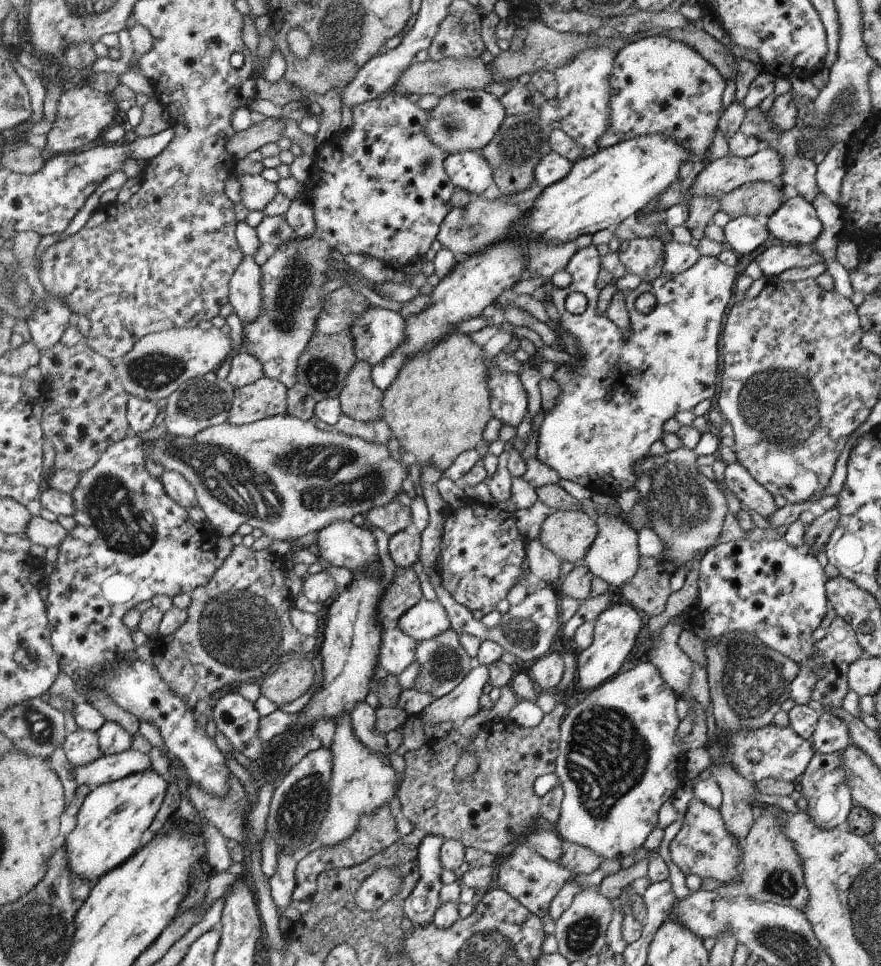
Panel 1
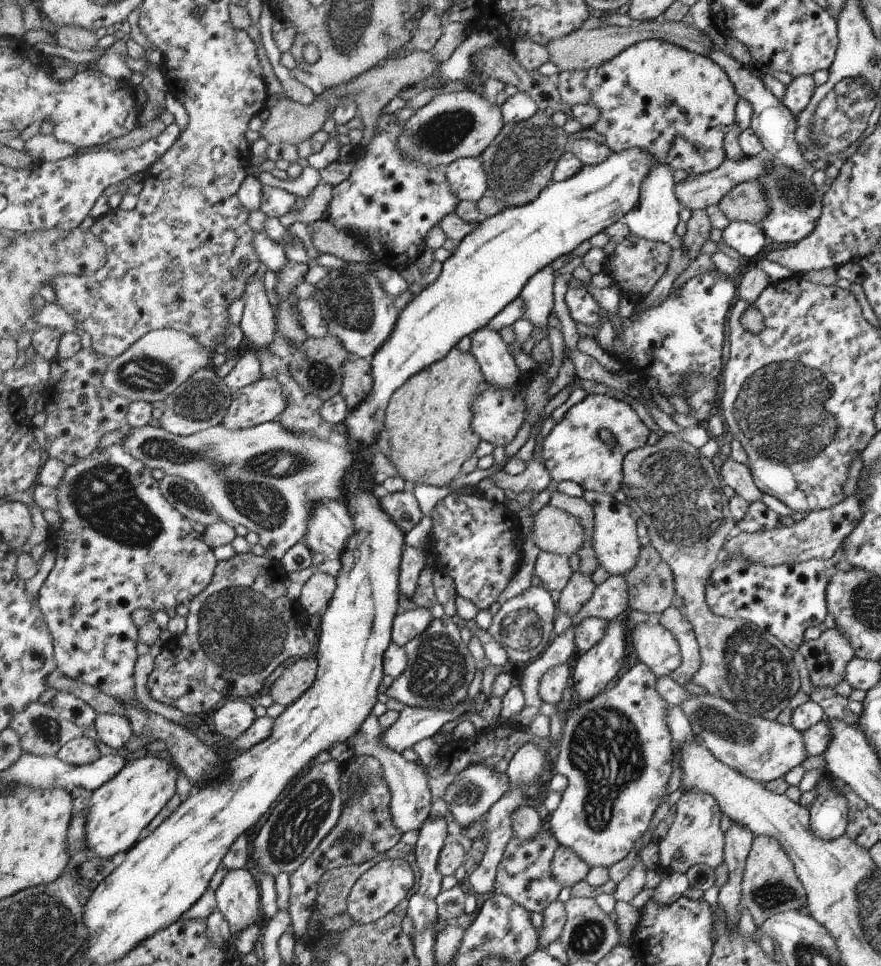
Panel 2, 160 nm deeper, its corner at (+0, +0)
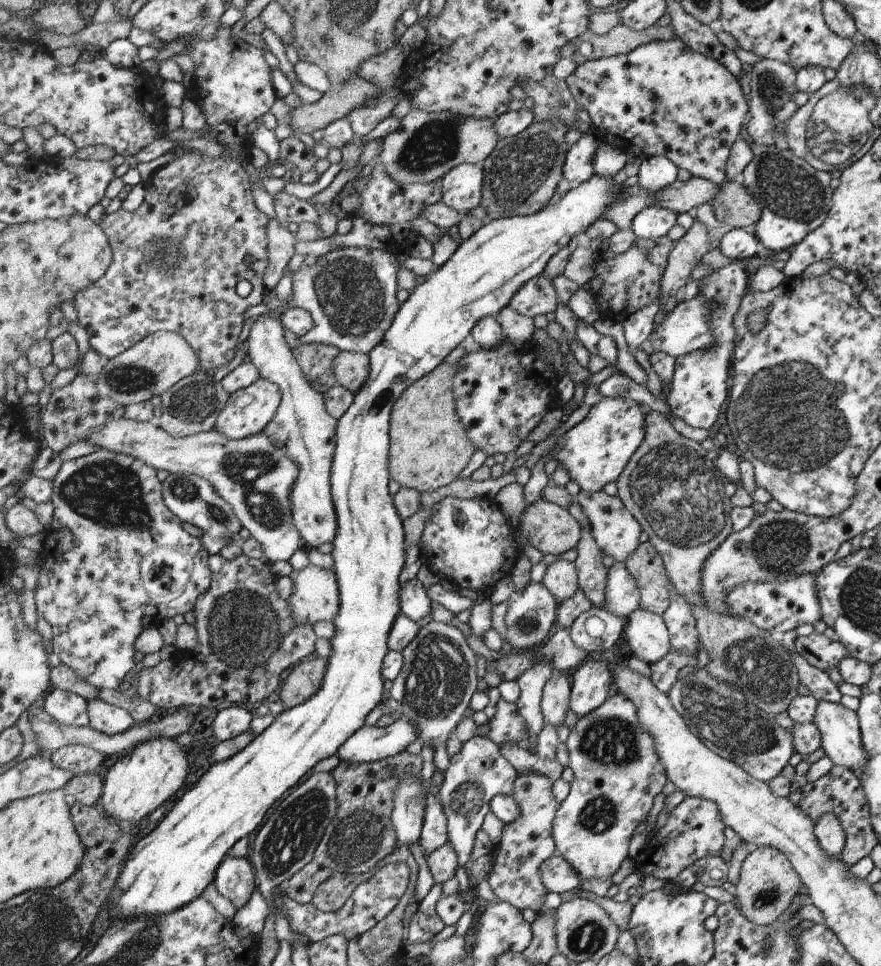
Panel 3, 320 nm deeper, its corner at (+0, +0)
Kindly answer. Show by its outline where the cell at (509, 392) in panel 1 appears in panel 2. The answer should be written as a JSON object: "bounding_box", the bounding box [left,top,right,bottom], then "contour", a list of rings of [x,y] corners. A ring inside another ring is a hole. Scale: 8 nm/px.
{"bounding_box":[469,327,520,391],"contour":[[[490,327],[477,330],[472,336],[469,352],[476,356],[490,385],[518,391],[516,384],[520,384],[520,372],[510,346],[504,342],[499,331]]]}

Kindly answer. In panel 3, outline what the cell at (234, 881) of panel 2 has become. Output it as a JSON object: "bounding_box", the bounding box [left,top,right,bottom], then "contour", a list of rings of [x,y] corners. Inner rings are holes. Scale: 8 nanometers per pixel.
{"bounding_box":[213,855,256,909],"contour":[[[226,855],[217,868],[213,884],[218,892],[232,900],[237,909],[244,906],[256,888],[252,866],[245,857]]]}

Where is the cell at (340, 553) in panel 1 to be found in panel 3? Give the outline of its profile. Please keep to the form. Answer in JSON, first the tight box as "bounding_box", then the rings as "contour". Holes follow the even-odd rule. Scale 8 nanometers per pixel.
{"bounding_box":[247,312,338,548],"contour":[[[269,312],[256,316],[247,340],[251,363],[262,377],[279,385],[284,394],[264,433],[270,436],[274,445],[284,448],[287,456],[290,456],[300,469],[290,496],[293,523],[301,533],[303,546],[318,548],[320,544],[333,542],[337,535],[330,475],[333,456],[336,454],[338,421],[328,414],[323,393],[319,393],[306,380],[297,357],[284,339],[284,326],[278,318],[271,317]]]}

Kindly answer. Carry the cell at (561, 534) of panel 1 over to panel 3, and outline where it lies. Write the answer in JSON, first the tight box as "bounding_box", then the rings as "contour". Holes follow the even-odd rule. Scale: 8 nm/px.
{"bounding_box":[518,498,581,554],"contour":[[[542,498],[525,508],[518,528],[543,554],[566,554],[581,540],[581,524],[573,513]]]}

